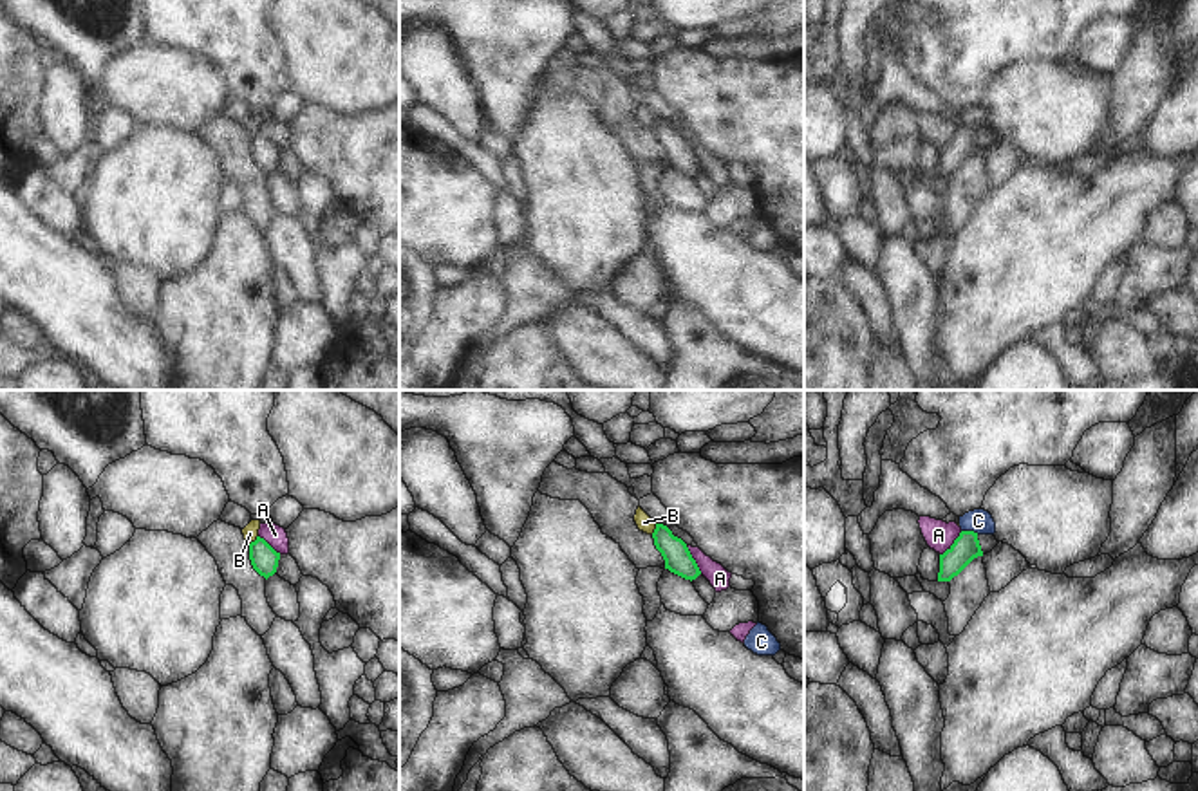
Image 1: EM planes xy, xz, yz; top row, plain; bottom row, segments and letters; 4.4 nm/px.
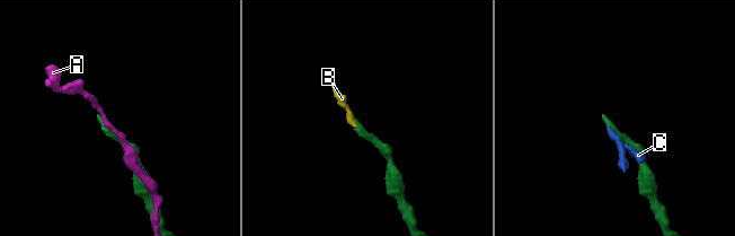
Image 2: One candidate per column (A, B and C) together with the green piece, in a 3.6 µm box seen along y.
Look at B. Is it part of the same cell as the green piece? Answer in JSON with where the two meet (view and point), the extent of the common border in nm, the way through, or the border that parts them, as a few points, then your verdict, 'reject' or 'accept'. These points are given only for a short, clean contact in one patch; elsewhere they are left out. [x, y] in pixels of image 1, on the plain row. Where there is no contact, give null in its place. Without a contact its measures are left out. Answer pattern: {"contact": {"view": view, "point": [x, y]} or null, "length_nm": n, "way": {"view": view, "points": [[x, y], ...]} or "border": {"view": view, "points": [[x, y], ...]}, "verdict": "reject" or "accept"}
{"contact": {"view": "xz", "point": [656, 123]}, "length_nm": 60, "border": {"view": "xz", "points": [[656, 118], [651, 129]]}, "verdict": "reject"}

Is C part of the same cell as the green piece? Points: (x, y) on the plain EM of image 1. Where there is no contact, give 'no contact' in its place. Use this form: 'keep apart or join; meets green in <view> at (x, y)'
keep apart; meets green in yz at (971, 127)

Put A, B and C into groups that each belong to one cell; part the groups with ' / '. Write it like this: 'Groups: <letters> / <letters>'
Groups: A / B C.

